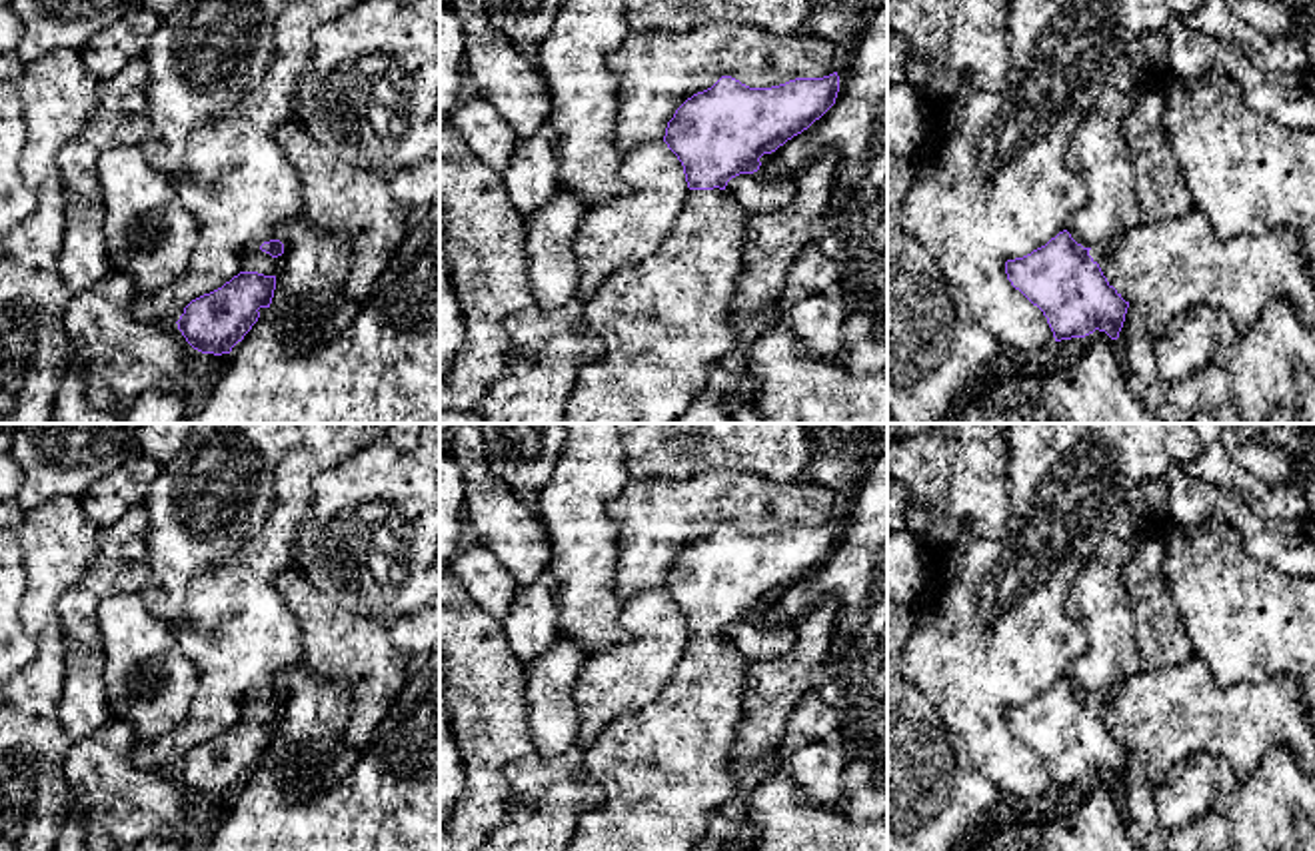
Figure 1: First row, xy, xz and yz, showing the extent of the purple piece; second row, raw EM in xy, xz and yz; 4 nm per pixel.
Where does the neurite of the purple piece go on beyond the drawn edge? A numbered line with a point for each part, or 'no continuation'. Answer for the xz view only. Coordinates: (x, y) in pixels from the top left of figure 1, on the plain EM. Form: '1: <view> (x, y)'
1: xz (664, 768)

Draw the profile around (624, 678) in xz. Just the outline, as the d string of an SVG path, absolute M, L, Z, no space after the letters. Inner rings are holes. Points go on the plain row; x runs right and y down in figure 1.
M665 589L624 601L618 617L630 639L588 655L574 689L580 713L576 747L590 747L608 723L654 701L689 639L683 613Z

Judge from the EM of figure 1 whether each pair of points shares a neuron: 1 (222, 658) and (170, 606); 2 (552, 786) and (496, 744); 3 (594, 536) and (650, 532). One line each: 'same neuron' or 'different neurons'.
1: different neurons
2: different neurons
3: different neurons

